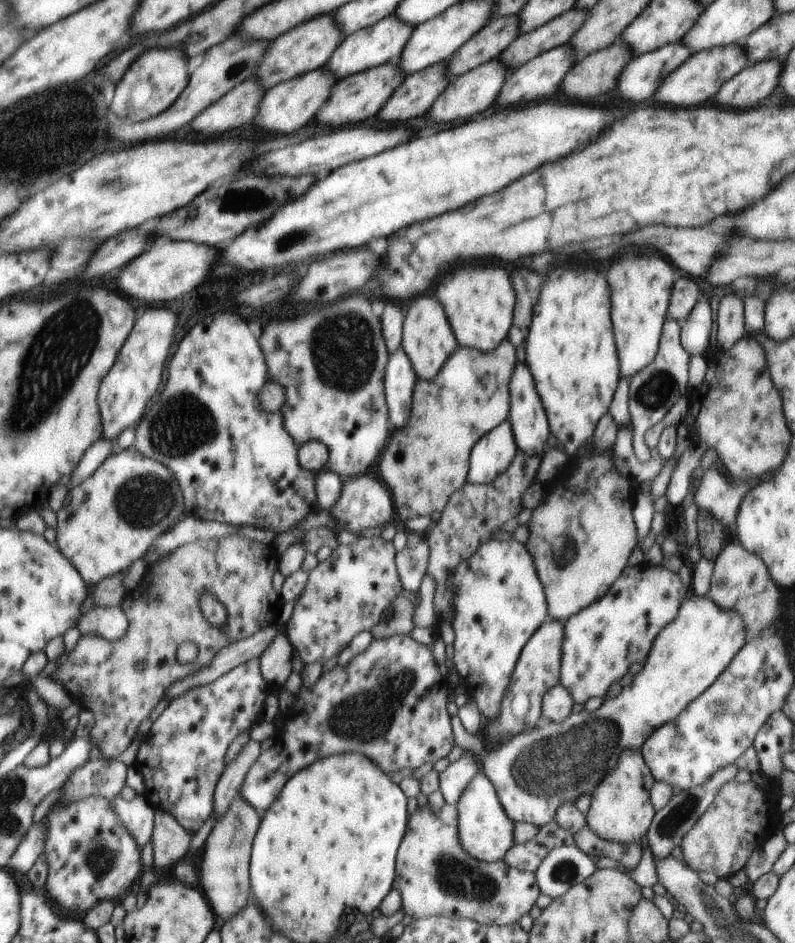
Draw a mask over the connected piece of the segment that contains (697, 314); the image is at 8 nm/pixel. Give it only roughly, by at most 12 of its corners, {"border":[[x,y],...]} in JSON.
{"border":[[700,298],[681,326],[690,356],[706,354],[712,334],[710,304]]}

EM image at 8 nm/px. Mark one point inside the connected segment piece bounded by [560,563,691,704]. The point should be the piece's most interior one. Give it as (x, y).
(601, 641)

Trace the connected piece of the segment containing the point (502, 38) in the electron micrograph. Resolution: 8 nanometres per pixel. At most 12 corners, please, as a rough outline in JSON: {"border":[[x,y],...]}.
{"border":[[518,15],[494,17],[448,61],[451,80],[497,59]]}

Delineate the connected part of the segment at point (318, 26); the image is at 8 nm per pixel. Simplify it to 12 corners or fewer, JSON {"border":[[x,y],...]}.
{"border":[[334,13],[277,36],[255,75],[268,90],[324,67],[345,34]]}

